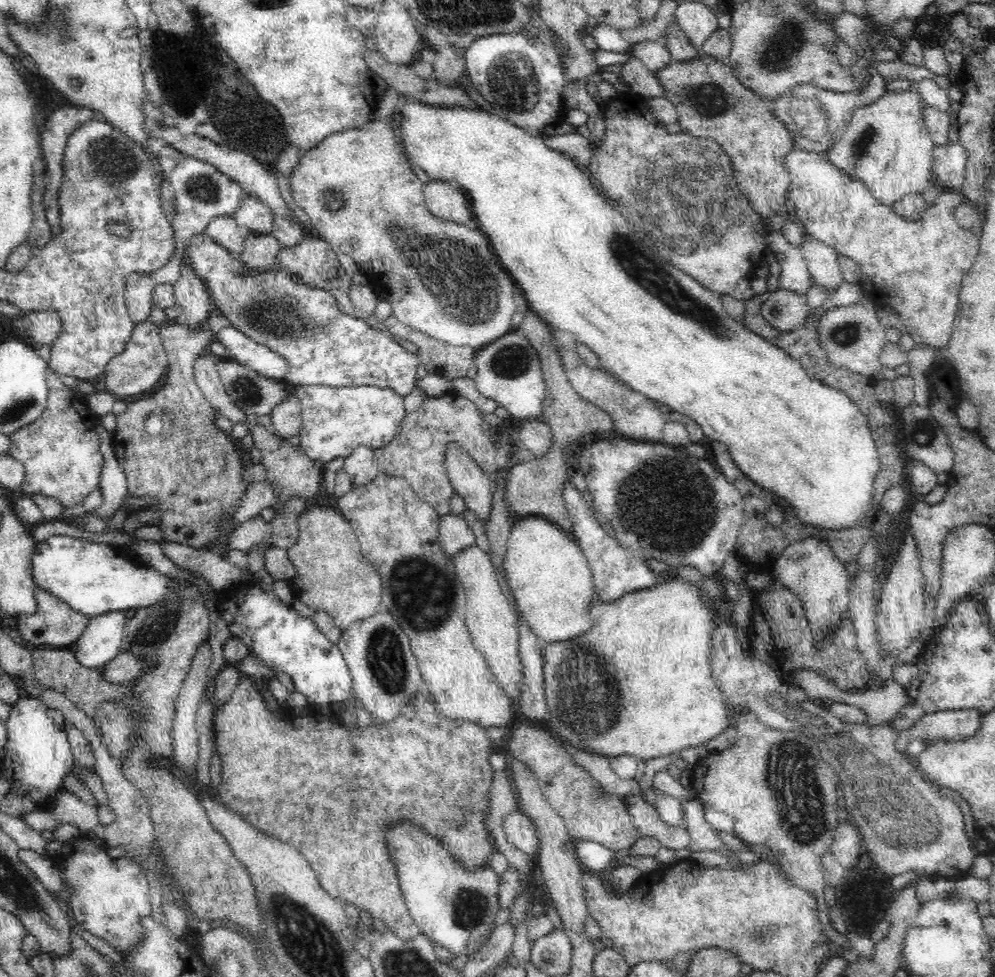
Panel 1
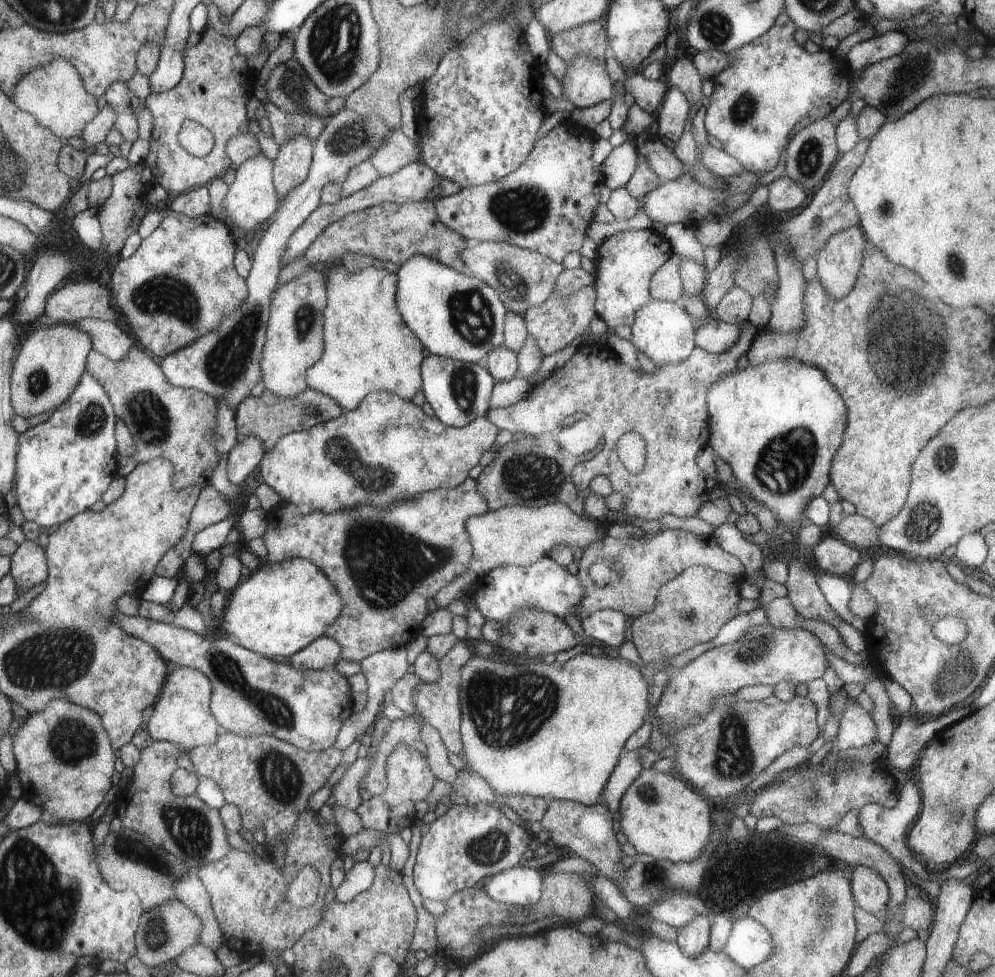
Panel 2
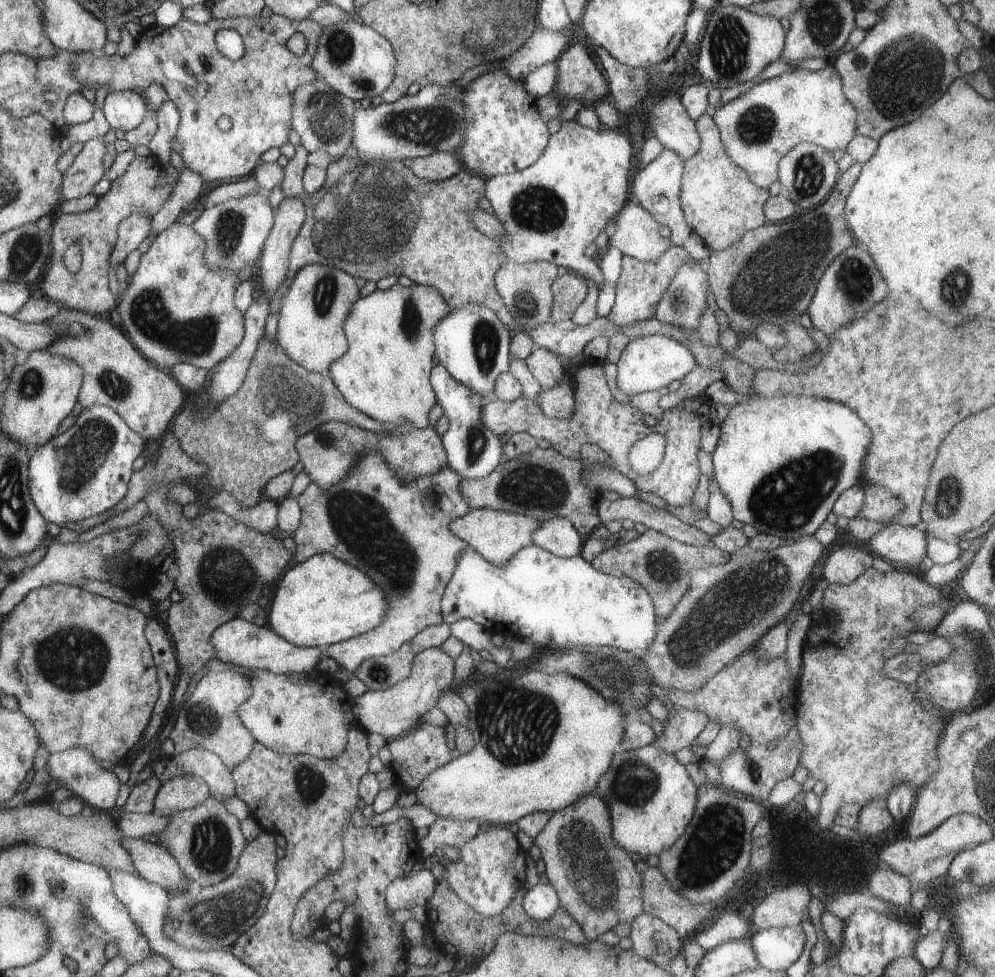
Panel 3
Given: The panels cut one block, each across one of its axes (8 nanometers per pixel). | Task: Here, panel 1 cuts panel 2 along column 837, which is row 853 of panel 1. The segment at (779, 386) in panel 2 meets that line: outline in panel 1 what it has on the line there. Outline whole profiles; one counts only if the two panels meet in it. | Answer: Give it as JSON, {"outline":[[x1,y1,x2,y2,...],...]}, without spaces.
{"outline":[[408,822,390,828,386,832,386,840,394,854,394,866,398,870,404,900,420,934,424,934,430,942,448,948,454,956,464,952,466,944,476,948,478,940,482,940,492,926,494,916,500,912,496,902,500,876,490,866,480,868,478,872,462,870,442,848,438,838]]}

